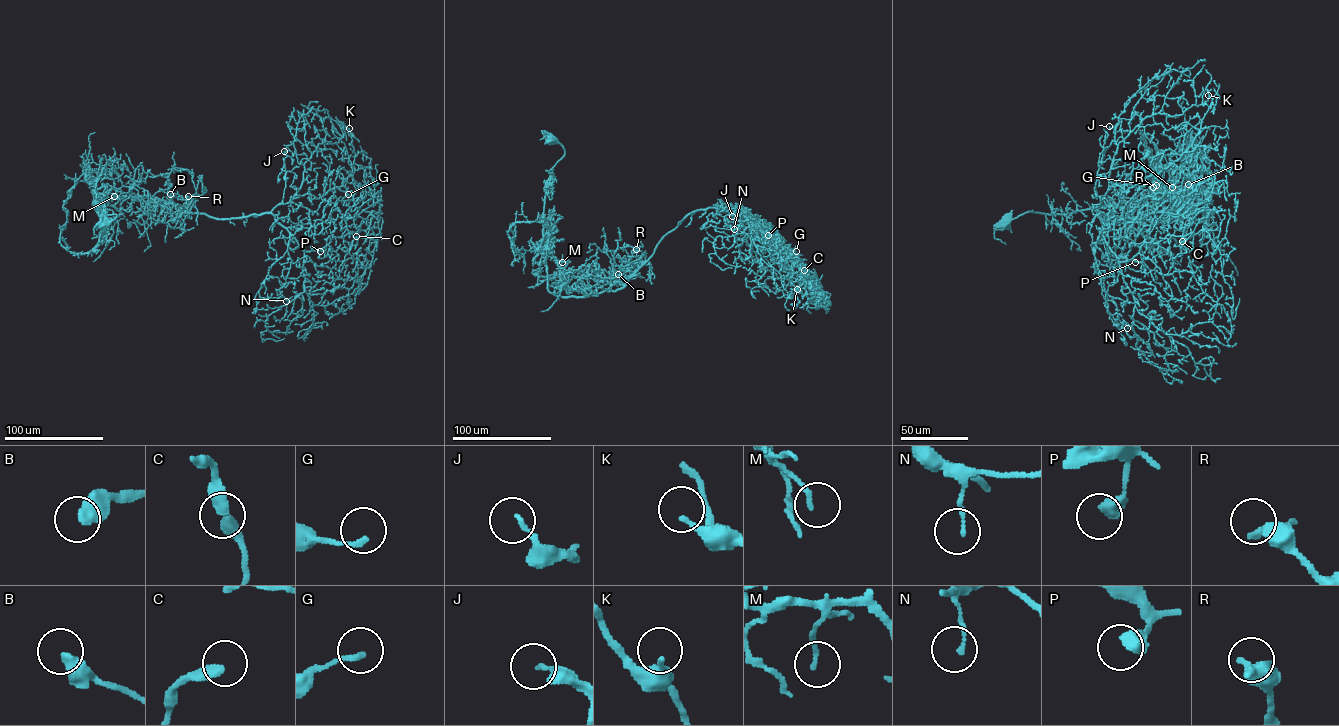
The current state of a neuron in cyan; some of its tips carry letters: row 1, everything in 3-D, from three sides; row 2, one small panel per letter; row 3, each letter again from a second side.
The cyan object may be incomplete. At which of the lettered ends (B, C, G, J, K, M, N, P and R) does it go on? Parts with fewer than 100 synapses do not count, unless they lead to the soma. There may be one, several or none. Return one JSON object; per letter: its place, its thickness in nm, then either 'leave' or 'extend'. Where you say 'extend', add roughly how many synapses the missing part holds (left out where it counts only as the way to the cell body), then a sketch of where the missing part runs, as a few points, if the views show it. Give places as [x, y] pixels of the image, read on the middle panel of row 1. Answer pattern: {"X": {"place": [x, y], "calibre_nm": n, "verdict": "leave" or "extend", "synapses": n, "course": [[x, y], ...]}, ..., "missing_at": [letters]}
{"B": {"place": [618, 274], "calibre_nm": 480, "verdict": "leave"}, "C": {"place": [804, 270], "calibre_nm": 360, "verdict": "leave"}, "G": {"place": [796, 251], "calibre_nm": 160, "verdict": "leave"}, "J": {"place": [732, 216], "calibre_nm": 160, "verdict": "leave"}, "K": {"place": [797, 289], "calibre_nm": 200, "verdict": "leave"}, "M": {"place": [562, 262], "calibre_nm": 130, "verdict": "leave"}, "N": {"place": [734, 229], "calibre_nm": 120, "verdict": "leave"}, "P": {"place": [768, 235], "calibre_nm": 480, "verdict": "leave"}, "R": {"place": [636, 249], "calibre_nm": 360, "verdict": "leave"}, "missing_at": []}

